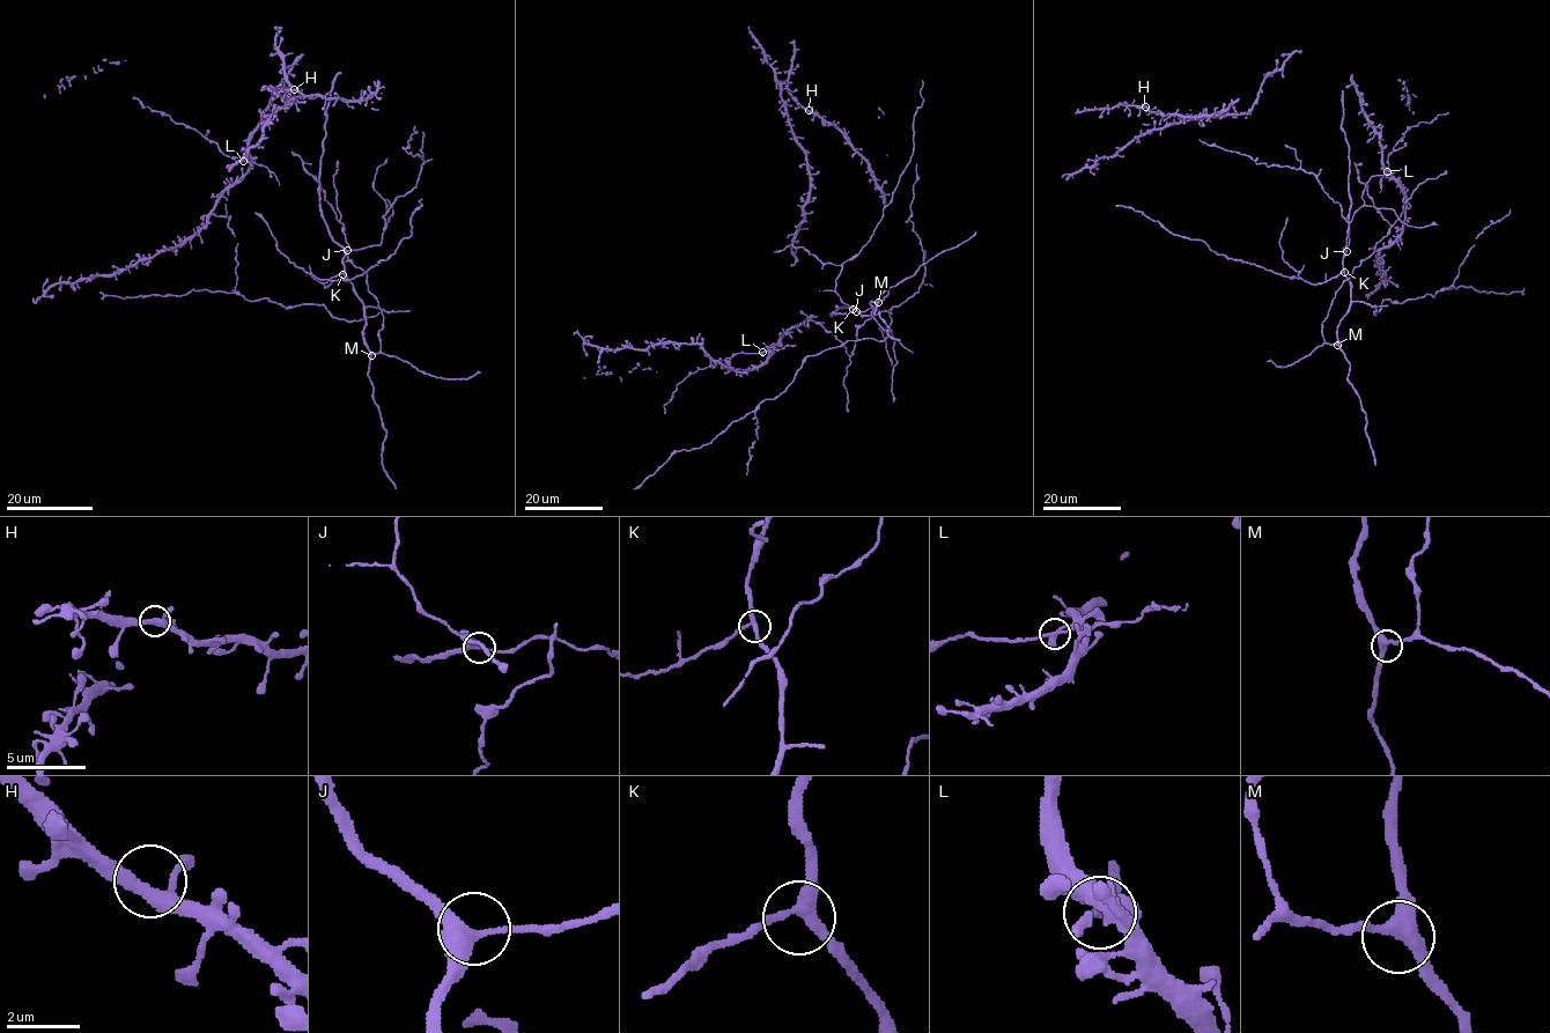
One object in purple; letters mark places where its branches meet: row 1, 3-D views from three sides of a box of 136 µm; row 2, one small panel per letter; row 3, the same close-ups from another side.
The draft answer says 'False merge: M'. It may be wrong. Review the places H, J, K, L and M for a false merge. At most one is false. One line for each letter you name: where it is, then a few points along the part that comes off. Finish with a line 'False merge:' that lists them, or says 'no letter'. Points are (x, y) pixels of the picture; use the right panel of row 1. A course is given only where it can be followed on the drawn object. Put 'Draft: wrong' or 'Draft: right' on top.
Draft: wrong
False merge: no letter

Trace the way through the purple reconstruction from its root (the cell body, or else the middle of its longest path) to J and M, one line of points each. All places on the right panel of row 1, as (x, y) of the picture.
J: (1343, 265), (1346, 251)
M: (1343, 265), (1350, 282), (1351, 304), (1337, 327), (1337, 345)

